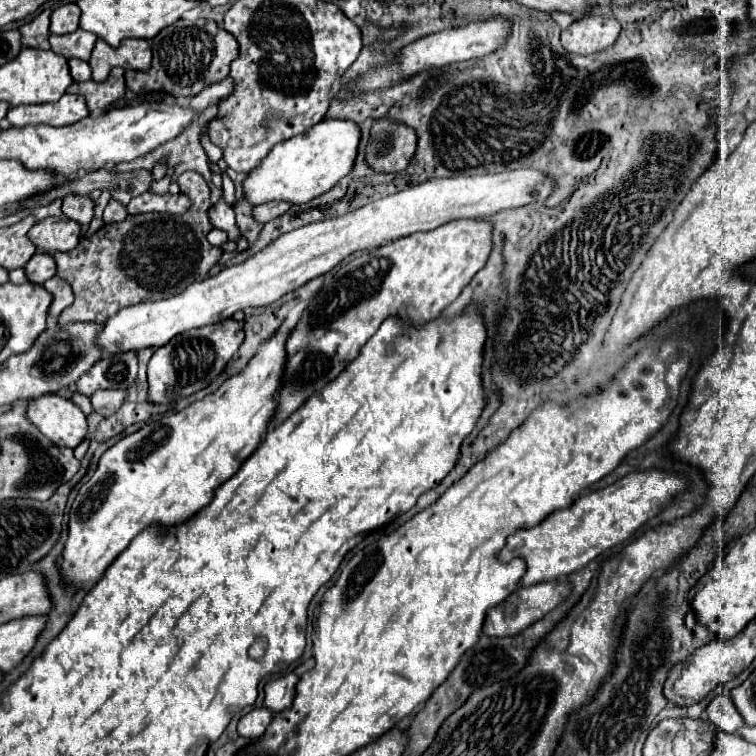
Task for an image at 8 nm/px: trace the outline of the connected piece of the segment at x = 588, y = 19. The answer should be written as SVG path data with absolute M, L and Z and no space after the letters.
M583 15L561 31L561 45L569 53L591 55L607 49L619 37L621 25L617 19L607 19L601 15Z

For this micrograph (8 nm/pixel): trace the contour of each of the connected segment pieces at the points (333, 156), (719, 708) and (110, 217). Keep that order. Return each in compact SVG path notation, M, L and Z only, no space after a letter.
M323 119L299 137L291 137L271 149L267 159L257 171L251 171L243 181L245 199L253 205L267 201L291 201L295 205L307 203L329 189L333 189L343 175L349 175L355 167L357 147L361 141L361 129L353 121Z
M717 695L709 705L707 705L707 719L721 731L727 733L737 733L739 727L743 727L743 719L735 705L731 703L731 697L727 695Z
M111 199L111 201L109 201L109 205L105 207L103 221L105 221L105 223L113 223L113 221L123 221L125 217L127 217L127 209L125 209L119 201Z

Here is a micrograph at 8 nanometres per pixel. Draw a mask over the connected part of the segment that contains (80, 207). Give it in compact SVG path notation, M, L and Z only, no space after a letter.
M67 195L63 199L63 215L67 215L69 219L73 219L81 225L89 225L91 219L93 219L93 201L91 201L91 197Z

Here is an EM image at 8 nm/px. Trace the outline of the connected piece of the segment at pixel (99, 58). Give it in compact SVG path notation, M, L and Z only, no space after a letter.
M97 39L89 59L95 81L107 79L113 67L145 71L147 63L151 65L151 43L147 39L123 39L119 47L111 47L103 39Z

